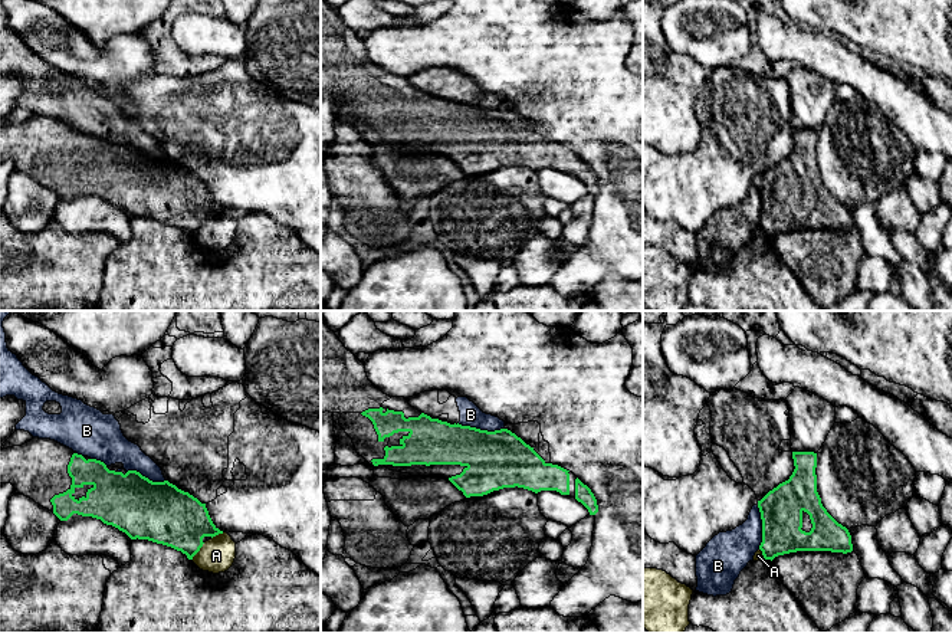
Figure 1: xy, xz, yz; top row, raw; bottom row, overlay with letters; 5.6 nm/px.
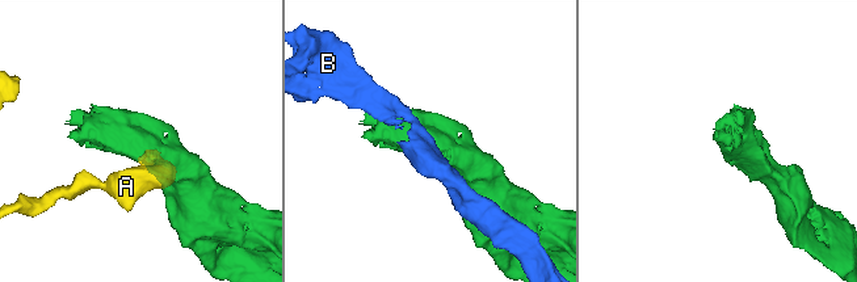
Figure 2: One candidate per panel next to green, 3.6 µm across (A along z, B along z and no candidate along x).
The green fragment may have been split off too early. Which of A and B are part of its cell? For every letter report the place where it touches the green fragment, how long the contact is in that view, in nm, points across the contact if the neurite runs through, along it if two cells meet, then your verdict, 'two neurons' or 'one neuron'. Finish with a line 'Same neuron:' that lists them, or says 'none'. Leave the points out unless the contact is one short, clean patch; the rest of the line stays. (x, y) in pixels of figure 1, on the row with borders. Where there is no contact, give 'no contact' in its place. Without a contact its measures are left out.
A: meets green in xy at (199, 550); contact 120 nm long; border along xy (204, 543), (191, 558); two neurons
B: meets green in yz at (762, 527); contact 260 nm long; two neurons
Same neuron: none

